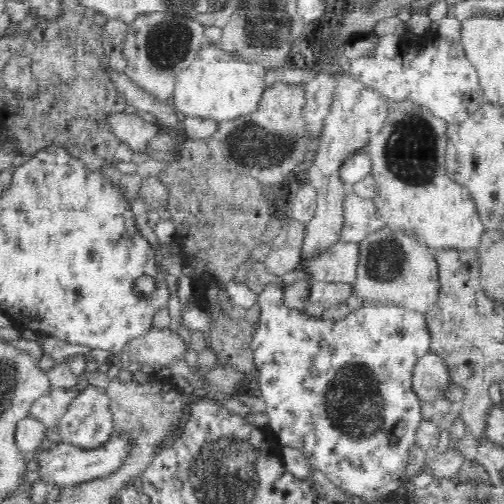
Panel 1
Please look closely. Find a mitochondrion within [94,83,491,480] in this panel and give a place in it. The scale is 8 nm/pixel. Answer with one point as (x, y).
(354, 407)

